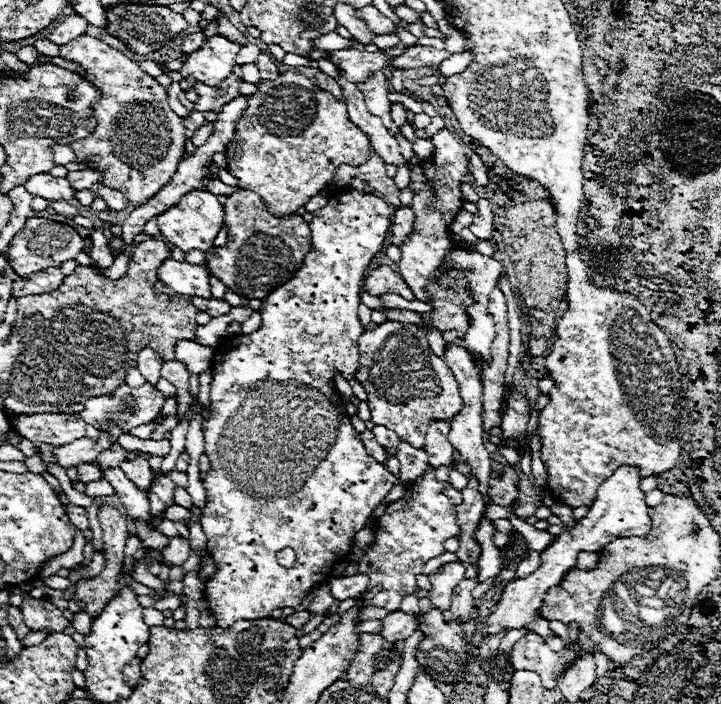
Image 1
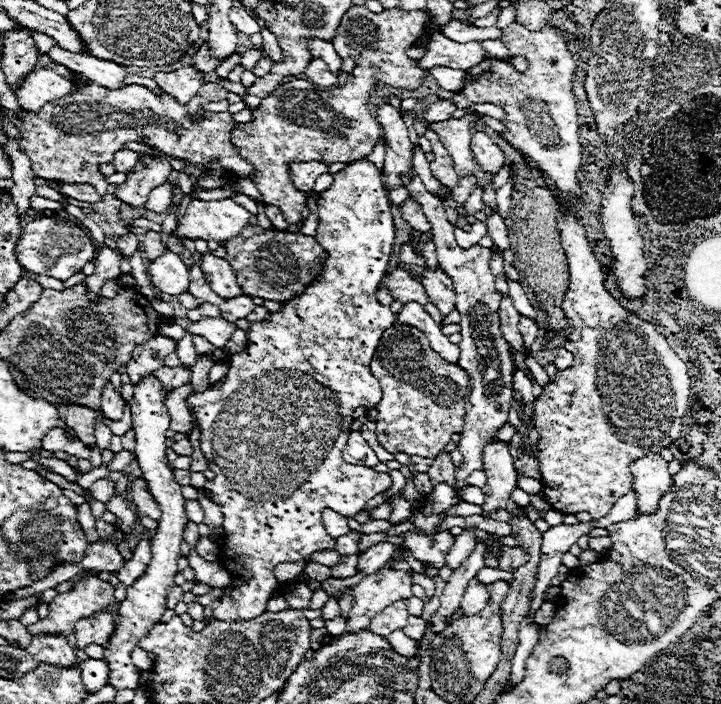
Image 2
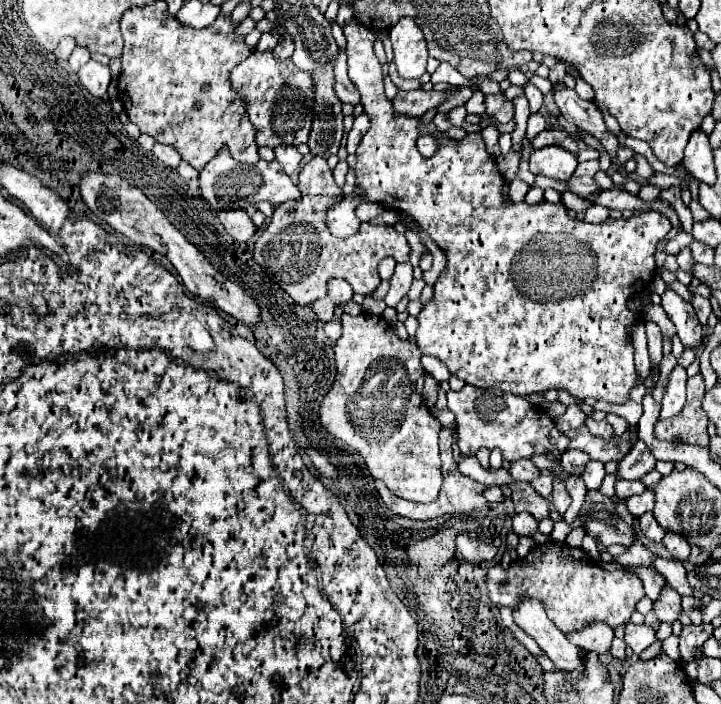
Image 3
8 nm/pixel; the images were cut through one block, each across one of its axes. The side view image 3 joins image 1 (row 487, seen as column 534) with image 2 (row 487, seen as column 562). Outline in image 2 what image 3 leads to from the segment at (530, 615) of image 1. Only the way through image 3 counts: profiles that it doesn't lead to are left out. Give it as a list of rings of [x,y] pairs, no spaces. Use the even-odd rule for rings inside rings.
[[[646,454],[644,458],[630,464],[630,472],[634,476],[634,490],[638,494],[638,510],[640,514],[654,512],[658,508],[658,500],[672,486],[668,462],[660,454]]]

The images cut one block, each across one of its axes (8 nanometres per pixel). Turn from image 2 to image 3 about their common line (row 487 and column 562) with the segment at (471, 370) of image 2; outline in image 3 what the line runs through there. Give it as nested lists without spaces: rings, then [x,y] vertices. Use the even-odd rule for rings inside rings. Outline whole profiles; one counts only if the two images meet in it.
[[[566,450],[562,456],[560,456],[560,464],[562,468],[568,472],[568,474],[582,474],[584,472],[584,466],[588,464],[588,456],[580,450]]]

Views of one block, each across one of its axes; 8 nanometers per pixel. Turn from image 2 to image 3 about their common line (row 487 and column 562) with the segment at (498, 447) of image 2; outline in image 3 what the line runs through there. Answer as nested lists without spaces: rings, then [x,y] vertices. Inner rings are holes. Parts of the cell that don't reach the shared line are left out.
[[[554,482],[554,490],[552,490],[552,506],[554,506],[560,514],[564,514],[564,512],[568,510],[570,502],[572,502],[572,500],[570,500],[570,494],[568,494],[566,486],[560,484],[560,482]]]

